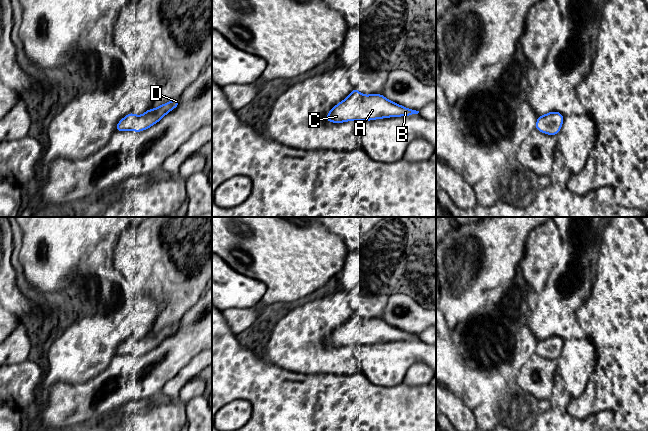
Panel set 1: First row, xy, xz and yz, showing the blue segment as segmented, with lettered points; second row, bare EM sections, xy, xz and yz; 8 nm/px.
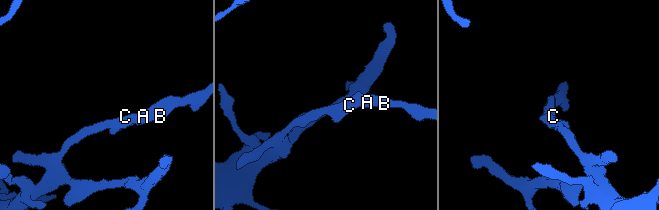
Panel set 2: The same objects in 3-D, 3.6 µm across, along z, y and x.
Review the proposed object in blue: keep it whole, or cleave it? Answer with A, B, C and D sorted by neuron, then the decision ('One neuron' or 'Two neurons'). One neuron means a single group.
Groups: A B C D. One neuron

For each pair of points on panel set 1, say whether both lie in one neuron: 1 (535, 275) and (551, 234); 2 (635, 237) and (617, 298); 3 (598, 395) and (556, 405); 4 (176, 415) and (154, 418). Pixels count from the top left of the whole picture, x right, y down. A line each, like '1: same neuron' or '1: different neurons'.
1: same neuron
2: same neuron
3: different neurons
4: same neuron

